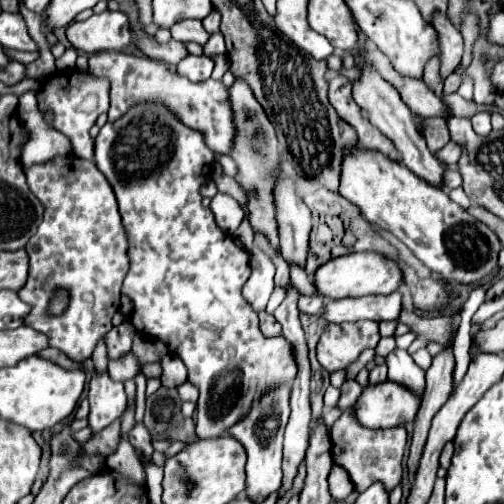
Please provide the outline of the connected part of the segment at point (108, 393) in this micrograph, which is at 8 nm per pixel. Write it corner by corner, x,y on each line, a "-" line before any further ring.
93,372
89,386
89,402
91,402
91,414
89,414
89,428
93,432
99,432
107,428
111,422
121,418
127,406
125,388
121,382
113,382
107,372

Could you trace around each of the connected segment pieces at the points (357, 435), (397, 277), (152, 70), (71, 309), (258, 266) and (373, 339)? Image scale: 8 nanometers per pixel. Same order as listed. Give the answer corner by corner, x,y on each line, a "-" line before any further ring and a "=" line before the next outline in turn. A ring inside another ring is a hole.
343,412
331,428
331,444
335,464
349,472
349,478
353,480
357,492
369,488
373,480
381,480
389,490
393,490
401,482
401,460
407,446
407,432
403,426
387,430
369,430
357,424
357,420
349,412
=
359,252
359,254
345,254
321,264
315,270
313,284
317,288
317,294
321,294
323,298
337,300
337,298
359,298
369,294
389,294
397,290
401,280
403,274
393,260
375,252
=
99,52
89,56
89,72
95,76
109,78
111,82
111,108
109,108
109,122
121,118
133,104
137,102
161,102
169,110
173,110
181,122
185,122
193,130
201,130
205,142
215,154
231,154
235,142
235,122
233,110
229,102
229,90
209,78
201,84
193,84
173,72
167,70
165,64
151,60
143,54
125,54
125,52
=
67,156
65,160
49,160
49,164
29,168
29,172
25,174
31,192
45,206
45,216
37,234
25,244
25,252
29,256
29,278
17,294
25,304
31,306
31,310
23,318
23,324
45,334
49,338
49,346
59,348
73,362
81,364
91,358
97,340
111,330
111,318
119,308
121,284
125,272
129,270
129,256
125,256
127,240
125,230
121,228
117,200
113,196
113,188
109,188
109,182
105,180
105,176
101,176
97,166
91,160
83,160
77,156
-
57,286
69,290
69,306
63,316
49,318
47,306
=
255,246
251,250
251,278
243,286
243,298
255,312
265,310
267,306
267,300
275,288
273,276
275,276
273,262
=
361,320
357,324
357,328
353,328
353,324
329,324
327,330
323,332
319,344
317,344
317,360
321,362
321,366
329,372
337,372
347,368
351,362
357,360
357,356
365,350
365,348
375,348
379,342
379,322
373,320

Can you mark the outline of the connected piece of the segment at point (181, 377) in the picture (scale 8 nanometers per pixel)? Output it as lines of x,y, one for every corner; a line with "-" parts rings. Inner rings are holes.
171,354
163,356
161,358
161,368
163,368
163,374
161,374
161,384
163,386
175,388
175,386
187,382
187,368
177,356
171,356

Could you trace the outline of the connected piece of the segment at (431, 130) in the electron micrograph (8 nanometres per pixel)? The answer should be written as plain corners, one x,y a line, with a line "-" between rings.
425,118
425,140
431,152
437,152
437,148
443,148
449,142
447,122
443,118

